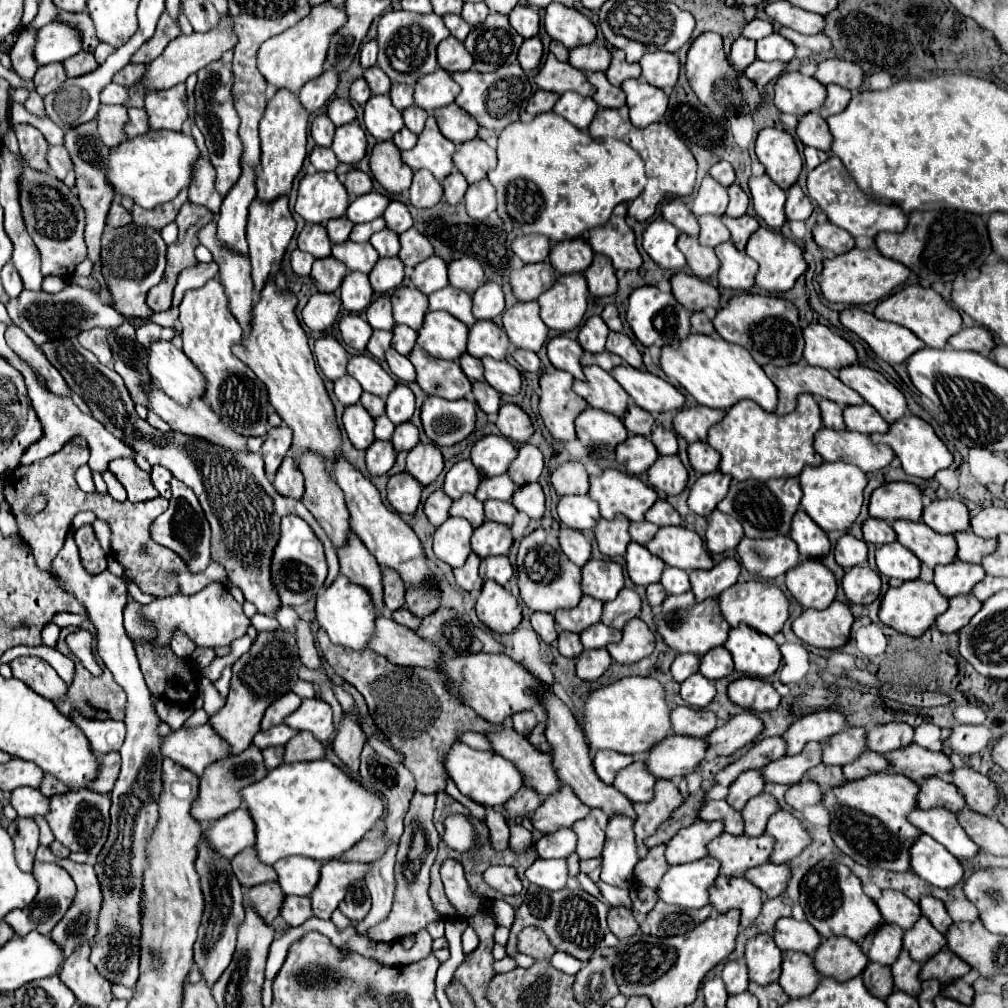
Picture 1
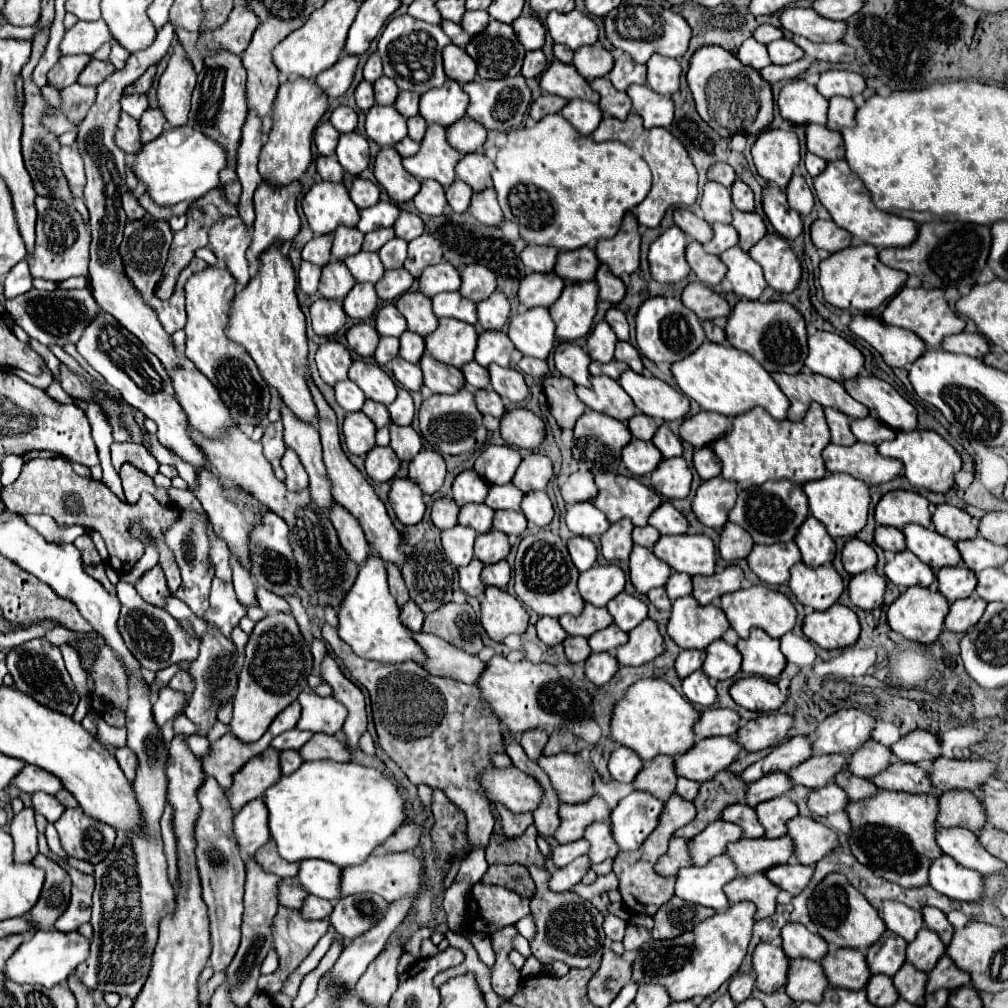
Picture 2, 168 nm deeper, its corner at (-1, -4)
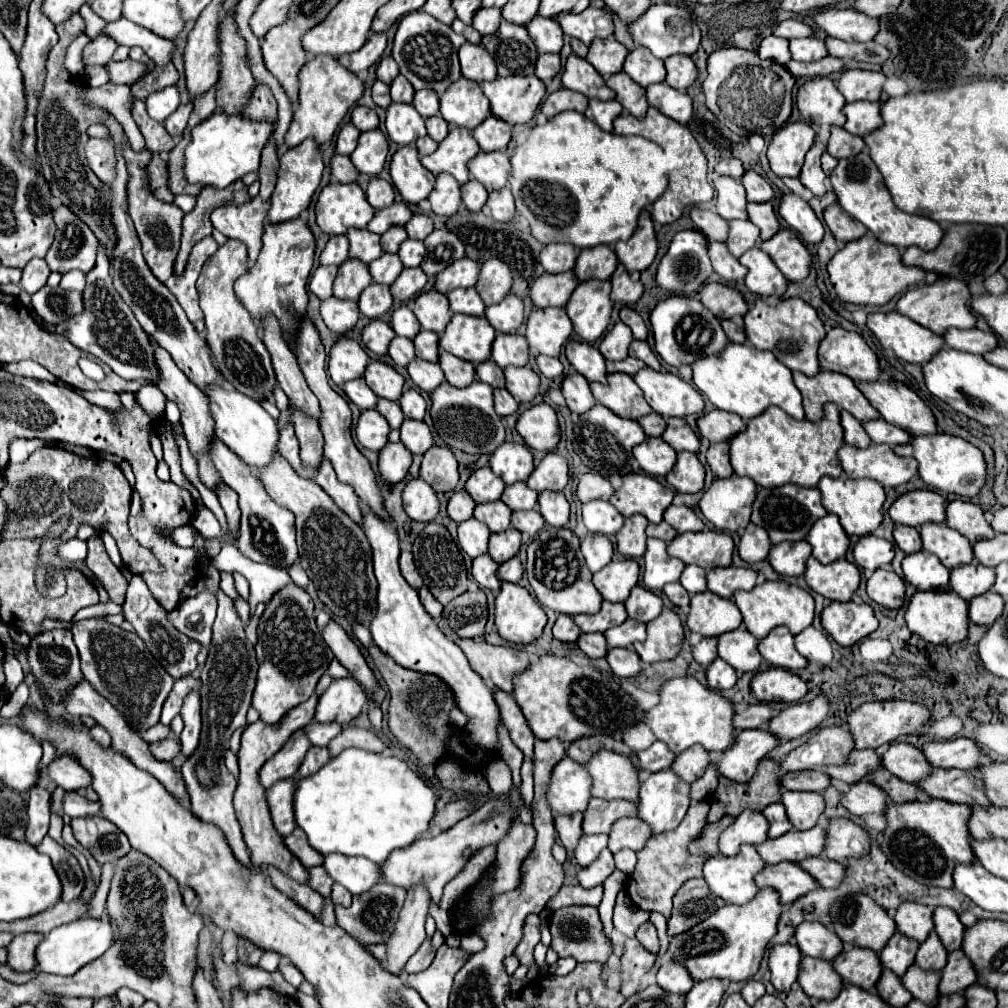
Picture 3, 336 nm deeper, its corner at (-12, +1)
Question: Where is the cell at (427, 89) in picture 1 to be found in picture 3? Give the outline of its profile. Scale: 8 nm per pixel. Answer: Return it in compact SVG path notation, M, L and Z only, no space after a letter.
M460 78L440 96L440 112L448 124L474 130L490 114L490 102L478 82Z

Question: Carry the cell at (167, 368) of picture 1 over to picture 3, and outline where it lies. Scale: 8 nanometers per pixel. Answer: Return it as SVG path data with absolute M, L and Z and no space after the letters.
M210 386L206 396L210 400L212 418L216 420L216 436L252 468L264 468L264 466L272 464L272 460L278 452L278 448L276 448L278 426L276 426L274 418L256 400L252 400L236 390L228 390L222 386Z

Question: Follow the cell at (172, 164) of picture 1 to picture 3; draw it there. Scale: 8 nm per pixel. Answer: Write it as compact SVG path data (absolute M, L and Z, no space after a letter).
M224 112L214 114L206 122L192 130L192 142L186 148L184 174L188 182L200 182L202 186L226 188L248 172L258 172L260 154L270 134L274 132L272 122L256 122L246 116L226 116Z

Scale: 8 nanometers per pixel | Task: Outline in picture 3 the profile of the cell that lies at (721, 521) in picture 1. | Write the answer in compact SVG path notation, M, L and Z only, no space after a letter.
M748 524L746 532L740 538L740 546L738 546L738 554L744 562L754 564L760 560L768 558L768 552L772 548L772 542L768 538L768 532L756 524Z

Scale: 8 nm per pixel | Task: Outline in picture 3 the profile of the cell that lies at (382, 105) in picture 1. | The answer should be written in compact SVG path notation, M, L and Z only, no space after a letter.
M390 104L386 110L388 138L398 146L408 146L426 136L424 118L412 104Z

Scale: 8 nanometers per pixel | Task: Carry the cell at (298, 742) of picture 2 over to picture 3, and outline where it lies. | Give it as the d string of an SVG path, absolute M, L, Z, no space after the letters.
M310 722L306 728L306 736L310 738L310 742L314 744L314 746L328 746L328 742L336 736L336 734L340 734L342 732L342 726L340 724L334 724L334 722L330 722L330 724L318 724L318 722Z

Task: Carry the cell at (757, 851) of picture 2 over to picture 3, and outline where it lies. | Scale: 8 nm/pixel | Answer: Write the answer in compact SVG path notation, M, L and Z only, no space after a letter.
M816 824L810 830L790 830L780 838L766 840L758 848L758 854L766 864L778 864L782 860L800 862L810 856L820 856L826 846L826 828Z

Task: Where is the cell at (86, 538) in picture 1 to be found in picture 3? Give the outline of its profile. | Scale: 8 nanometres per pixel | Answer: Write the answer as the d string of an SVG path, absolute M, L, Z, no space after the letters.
M92 536L88 540L88 556L86 556L88 568L94 572L94 576L102 582L104 590L110 594L110 600L116 604L124 604L128 582L122 576L122 572L112 564L100 536Z

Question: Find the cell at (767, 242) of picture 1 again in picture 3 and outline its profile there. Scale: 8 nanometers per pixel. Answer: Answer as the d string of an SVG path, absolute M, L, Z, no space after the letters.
M778 230L770 240L760 242L760 250L774 260L790 282L800 282L808 276L812 256L794 230Z

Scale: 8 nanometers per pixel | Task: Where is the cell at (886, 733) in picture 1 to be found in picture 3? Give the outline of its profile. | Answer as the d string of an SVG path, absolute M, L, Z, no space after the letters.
M970 738L930 742L922 748L922 752L936 768L960 768L966 772L976 772L976 768L980 768L984 758L980 746Z

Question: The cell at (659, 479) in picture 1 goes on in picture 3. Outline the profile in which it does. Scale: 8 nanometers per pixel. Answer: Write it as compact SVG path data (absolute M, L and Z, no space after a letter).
M680 452L674 468L666 474L668 484L676 488L676 492L700 492L704 488L704 466L692 452Z

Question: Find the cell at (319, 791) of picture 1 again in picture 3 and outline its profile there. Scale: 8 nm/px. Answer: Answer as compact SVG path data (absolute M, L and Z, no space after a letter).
M348 748L340 756L332 758L316 774L298 780L294 794L294 812L298 826L306 832L310 846L320 854L346 854L346 856L364 856L372 862L382 864L392 850L410 846L420 834L428 832L434 818L436 794L424 782L424 778L410 770L404 760L384 754L372 754L358 748Z

